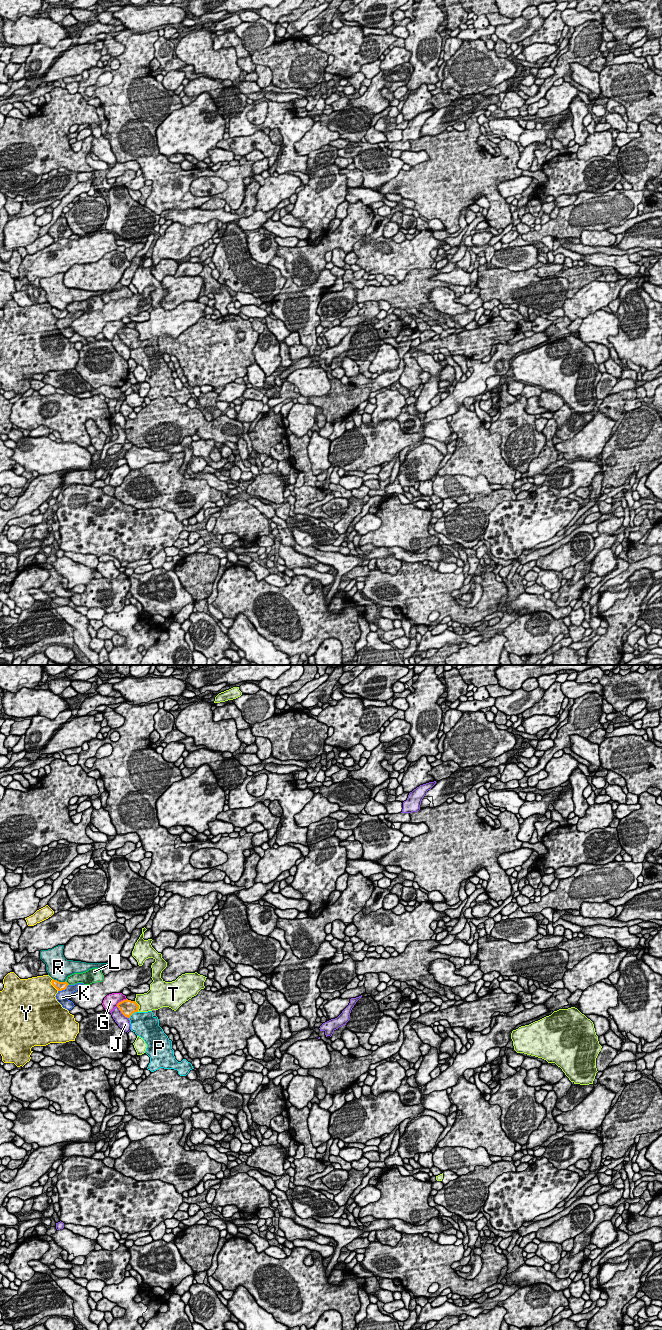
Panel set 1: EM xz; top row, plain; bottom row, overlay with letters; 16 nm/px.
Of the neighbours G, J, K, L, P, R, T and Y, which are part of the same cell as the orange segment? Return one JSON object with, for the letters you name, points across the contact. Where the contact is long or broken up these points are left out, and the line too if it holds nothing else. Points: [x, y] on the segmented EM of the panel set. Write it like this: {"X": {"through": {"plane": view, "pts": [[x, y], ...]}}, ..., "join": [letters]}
{"join": ["P"]}

